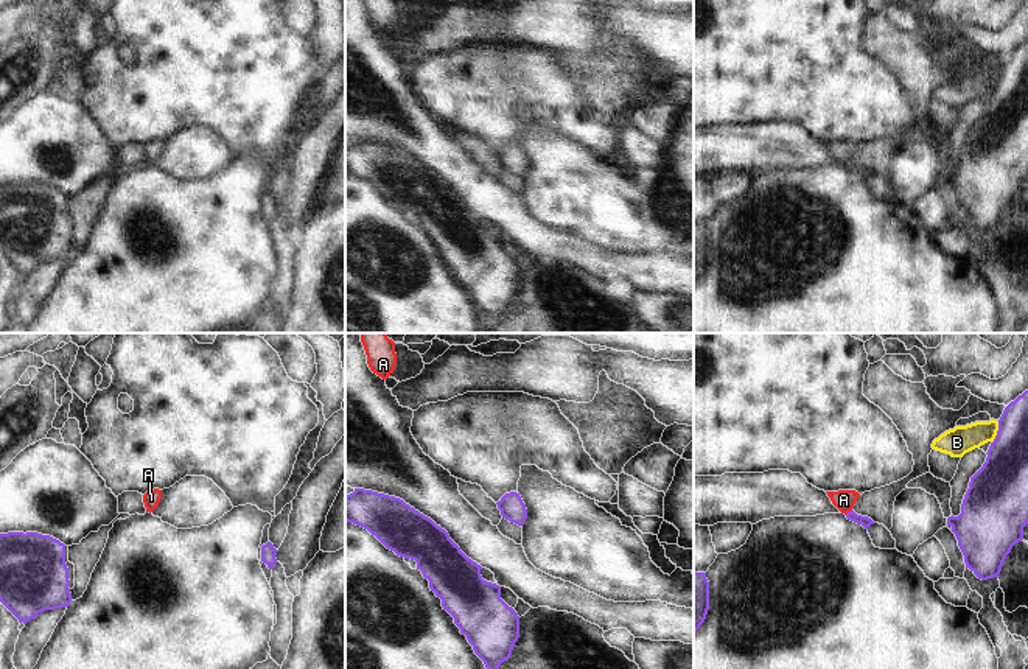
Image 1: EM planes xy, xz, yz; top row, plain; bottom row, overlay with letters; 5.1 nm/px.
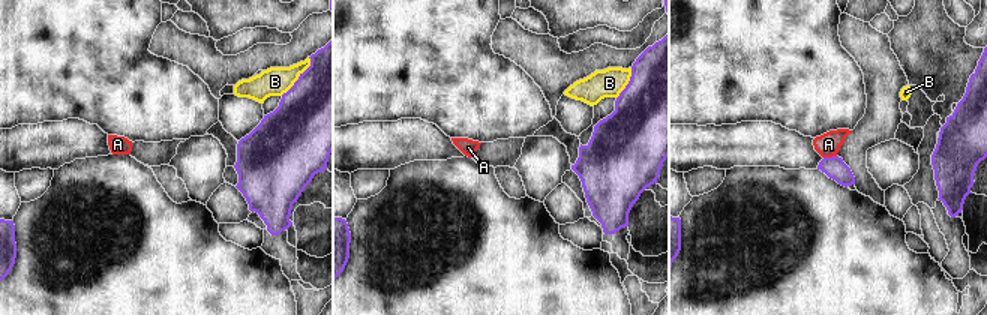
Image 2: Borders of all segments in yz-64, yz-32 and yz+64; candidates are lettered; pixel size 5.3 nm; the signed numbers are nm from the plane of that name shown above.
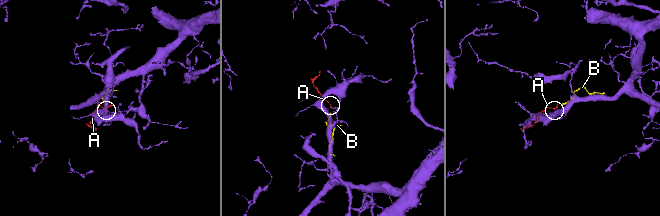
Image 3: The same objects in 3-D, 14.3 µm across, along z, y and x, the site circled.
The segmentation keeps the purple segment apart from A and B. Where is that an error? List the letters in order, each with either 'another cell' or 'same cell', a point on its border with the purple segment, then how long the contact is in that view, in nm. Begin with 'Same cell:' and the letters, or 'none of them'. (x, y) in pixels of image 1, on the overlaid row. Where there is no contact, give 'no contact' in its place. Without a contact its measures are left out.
Same cell: none of them
A: another cell; meets purple in yz at (848, 512); contact 50 nm long
B: another cell; meets purple in yz at (997, 433); contact 120 nm long

